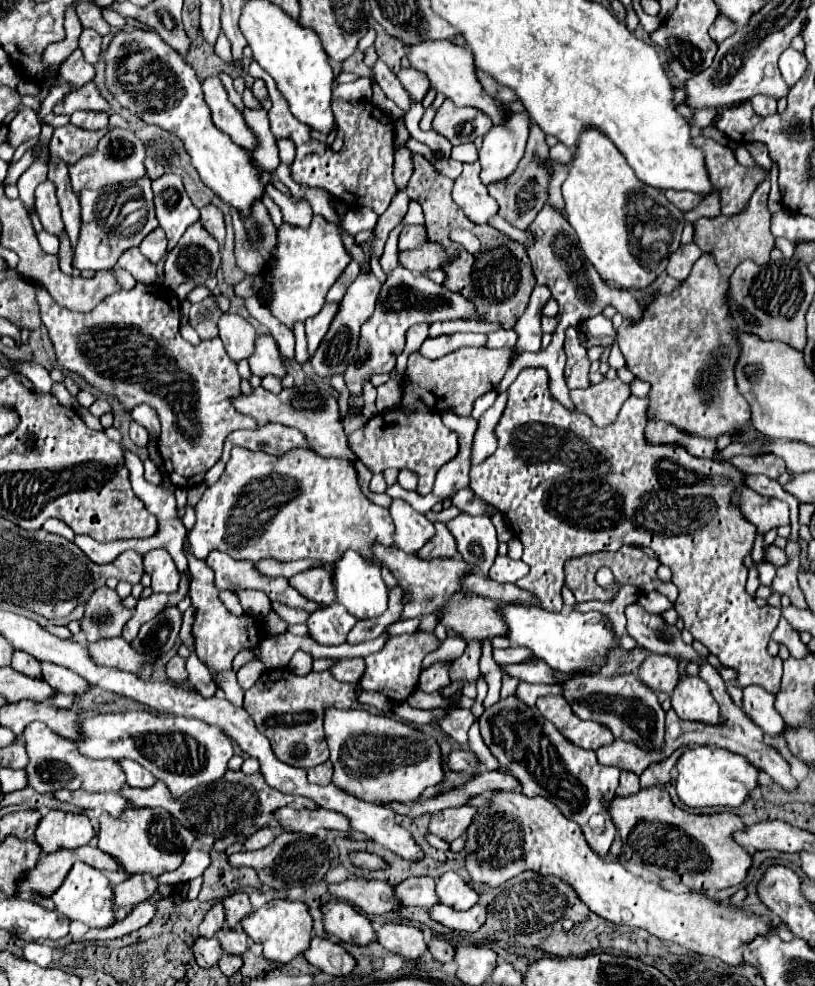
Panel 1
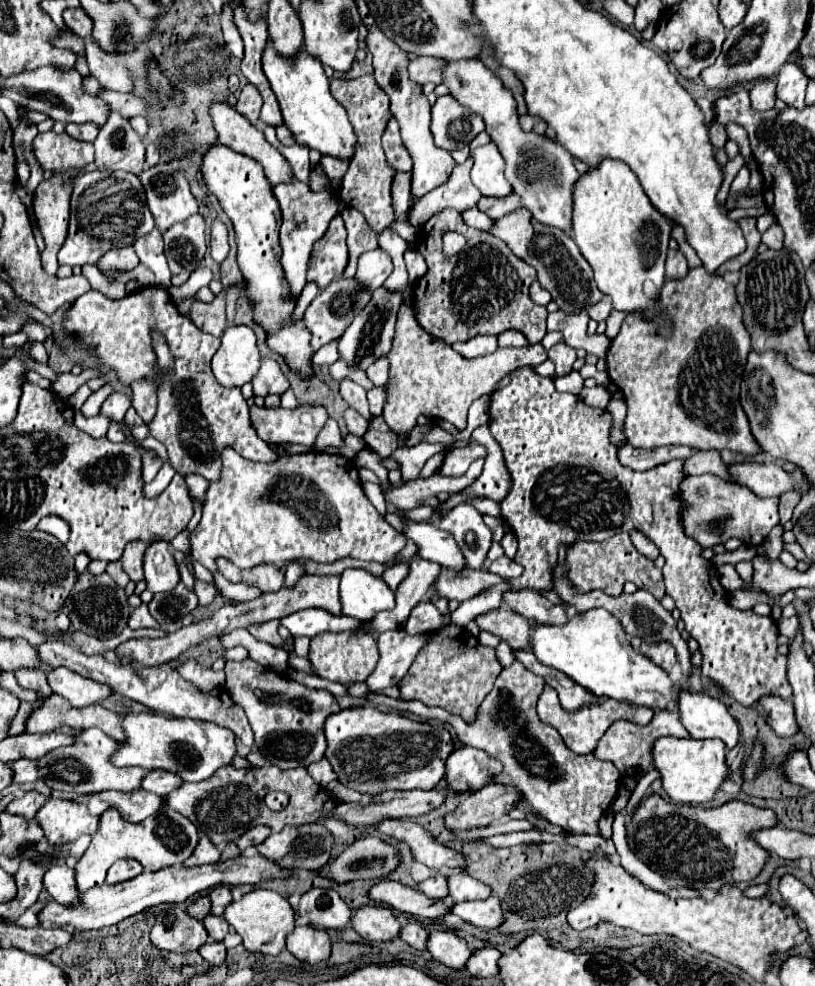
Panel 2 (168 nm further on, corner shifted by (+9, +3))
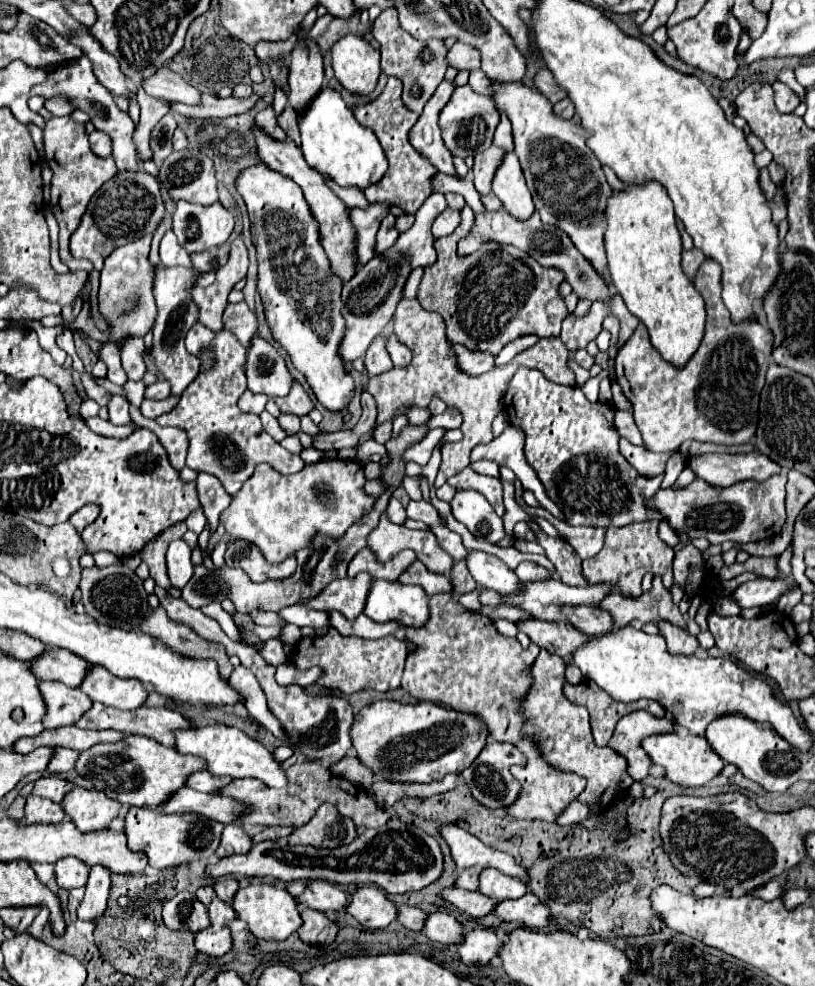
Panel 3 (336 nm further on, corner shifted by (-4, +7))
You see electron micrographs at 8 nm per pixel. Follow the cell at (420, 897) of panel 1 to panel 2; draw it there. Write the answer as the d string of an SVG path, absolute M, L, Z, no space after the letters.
M432 875L428 877L426 881L420 881L416 885L416 889L420 893L424 893L426 897L430 899L442 899L448 895L448 889L446 889L446 877L444 875Z

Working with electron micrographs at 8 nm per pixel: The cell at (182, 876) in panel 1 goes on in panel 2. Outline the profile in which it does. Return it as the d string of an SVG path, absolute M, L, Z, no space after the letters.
M204 835L200 843L196 845L194 853L184 861L184 867L194 867L194 865L206 865L206 863L216 863L220 859L220 851L210 843L210 839Z

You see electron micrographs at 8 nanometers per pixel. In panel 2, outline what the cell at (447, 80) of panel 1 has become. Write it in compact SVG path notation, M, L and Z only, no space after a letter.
M462 59L462 61L446 61L442 71L442 83L450 89L450 95L472 113L480 115L486 125L486 133L498 145L504 161L506 161L506 179L512 189L522 197L522 207L530 209L534 219L558 227L562 231L570 231L570 197L572 185L578 179L578 171L574 167L572 155L558 145L536 133L524 133L518 123L516 101L508 89L504 89L502 81L482 65L478 59Z

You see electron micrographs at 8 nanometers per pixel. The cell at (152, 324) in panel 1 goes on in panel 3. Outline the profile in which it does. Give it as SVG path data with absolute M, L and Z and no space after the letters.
M197 323L189 329L185 337L185 345L193 355L199 355L205 347L213 347L215 351L215 361L211 371L205 371L205 373L201 371L197 379L183 391L181 401L177 403L173 413L165 413L157 419L159 425L181 427L187 431L187 437L189 437L187 465L191 469L215 475L223 483L229 495L239 493L239 489L243 487L243 481L251 477L251 473L255 471L255 465L259 463L269 463L283 475L293 475L301 471L305 467L303 459L283 449L271 435L265 433L265 439L263 439L263 427L261 427L259 415L243 413L237 407L239 397L247 389L247 381L243 373L245 347L239 345L239 339L227 331L213 333L205 325Z

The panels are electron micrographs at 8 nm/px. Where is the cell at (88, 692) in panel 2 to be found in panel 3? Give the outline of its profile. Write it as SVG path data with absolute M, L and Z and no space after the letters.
M101 665L91 667L79 689L85 691L91 701L99 701L115 709L137 709L145 703L149 695L139 681L119 679L107 673L107 669L103 669Z

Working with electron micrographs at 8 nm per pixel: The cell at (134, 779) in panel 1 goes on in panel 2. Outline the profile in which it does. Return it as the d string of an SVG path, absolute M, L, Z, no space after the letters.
M154 769L150 773L146 773L146 777L142 779L142 789L154 793L154 795L168 795L174 787L182 785L182 779L170 771L162 771L162 769Z

